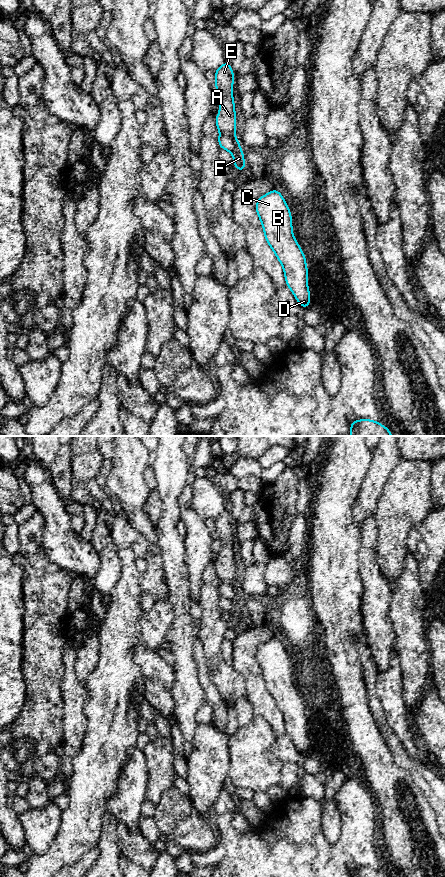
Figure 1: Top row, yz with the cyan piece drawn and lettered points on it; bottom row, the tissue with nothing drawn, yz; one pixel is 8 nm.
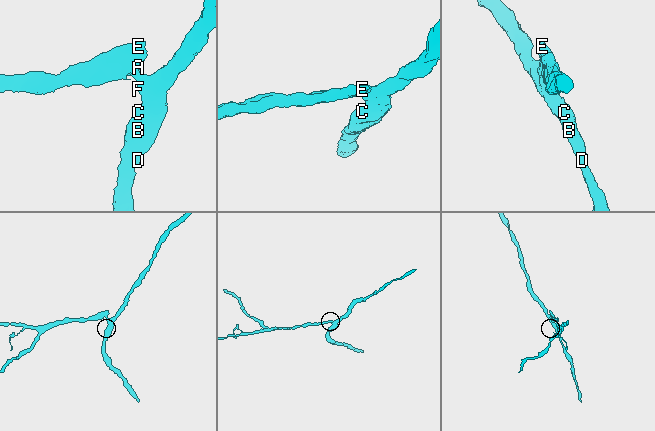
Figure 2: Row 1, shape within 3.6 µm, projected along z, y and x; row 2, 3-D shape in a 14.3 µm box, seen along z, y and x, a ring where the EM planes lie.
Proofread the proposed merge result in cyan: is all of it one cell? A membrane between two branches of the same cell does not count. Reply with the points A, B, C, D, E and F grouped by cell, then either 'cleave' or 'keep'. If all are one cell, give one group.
A E / B C D F; cleave

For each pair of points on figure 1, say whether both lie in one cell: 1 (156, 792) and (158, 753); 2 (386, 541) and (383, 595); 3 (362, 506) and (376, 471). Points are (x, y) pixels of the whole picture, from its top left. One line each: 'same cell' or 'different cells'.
1: same cell
2: different cells
3: same cell

